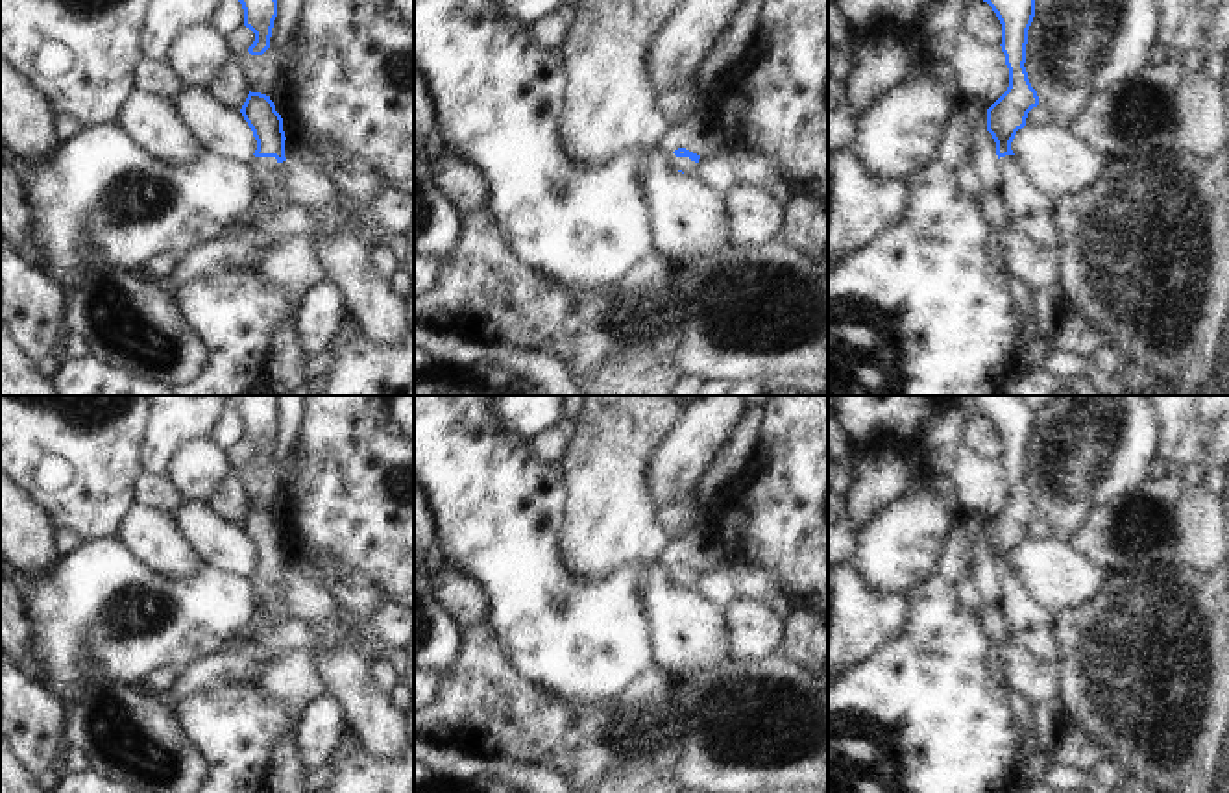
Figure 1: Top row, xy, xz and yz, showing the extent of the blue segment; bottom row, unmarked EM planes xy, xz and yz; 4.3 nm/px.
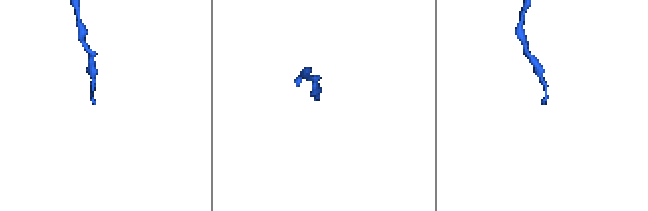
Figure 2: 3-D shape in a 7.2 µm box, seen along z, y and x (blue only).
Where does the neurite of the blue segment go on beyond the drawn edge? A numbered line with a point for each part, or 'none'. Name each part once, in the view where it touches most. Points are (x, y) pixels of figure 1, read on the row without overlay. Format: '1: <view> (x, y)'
1: xy (267, 603)

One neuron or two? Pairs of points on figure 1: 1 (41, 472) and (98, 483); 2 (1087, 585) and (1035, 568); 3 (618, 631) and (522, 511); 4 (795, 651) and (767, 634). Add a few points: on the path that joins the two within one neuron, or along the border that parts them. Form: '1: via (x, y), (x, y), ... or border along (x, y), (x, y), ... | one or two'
1: via (56, 472), (78, 472), (84, 477) | one
2: via (1074, 581), (1056, 575), (1048, 568) | one
3: via (584, 609), (522, 544) | one
4: border along (784, 622), (782, 644), (775, 657) | two

